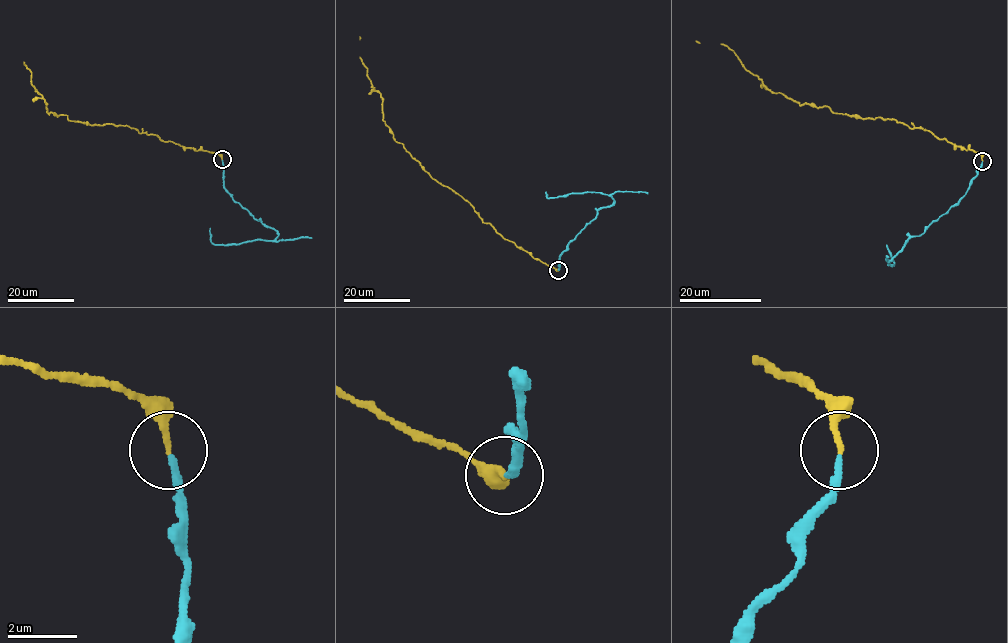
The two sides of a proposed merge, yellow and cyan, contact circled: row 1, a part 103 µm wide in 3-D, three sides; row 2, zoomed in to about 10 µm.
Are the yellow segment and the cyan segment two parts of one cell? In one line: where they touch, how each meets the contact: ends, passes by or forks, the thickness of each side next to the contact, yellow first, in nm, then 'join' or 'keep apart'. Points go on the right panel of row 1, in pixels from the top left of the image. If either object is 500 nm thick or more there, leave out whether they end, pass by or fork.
at (982, 161); yellow ends there; cyan ends there; 170 nm thick on the yellow side, 190 nm on the other; keep apart

